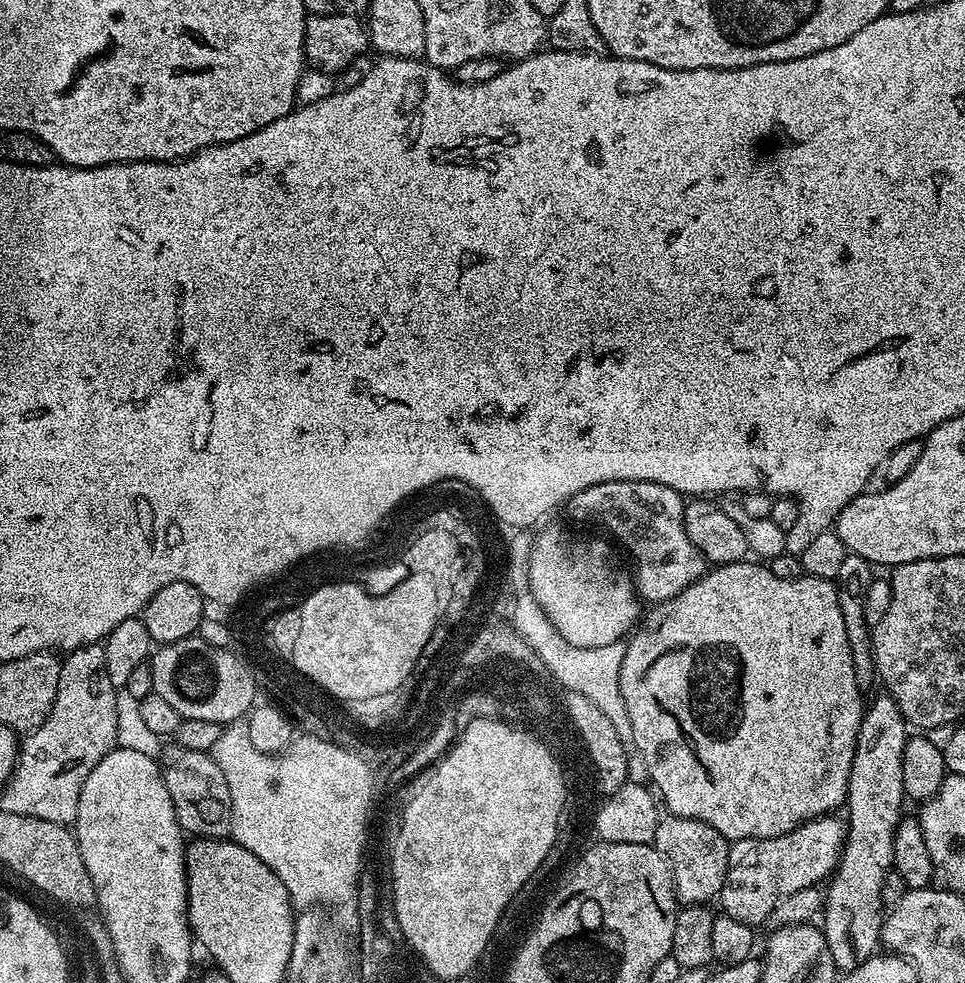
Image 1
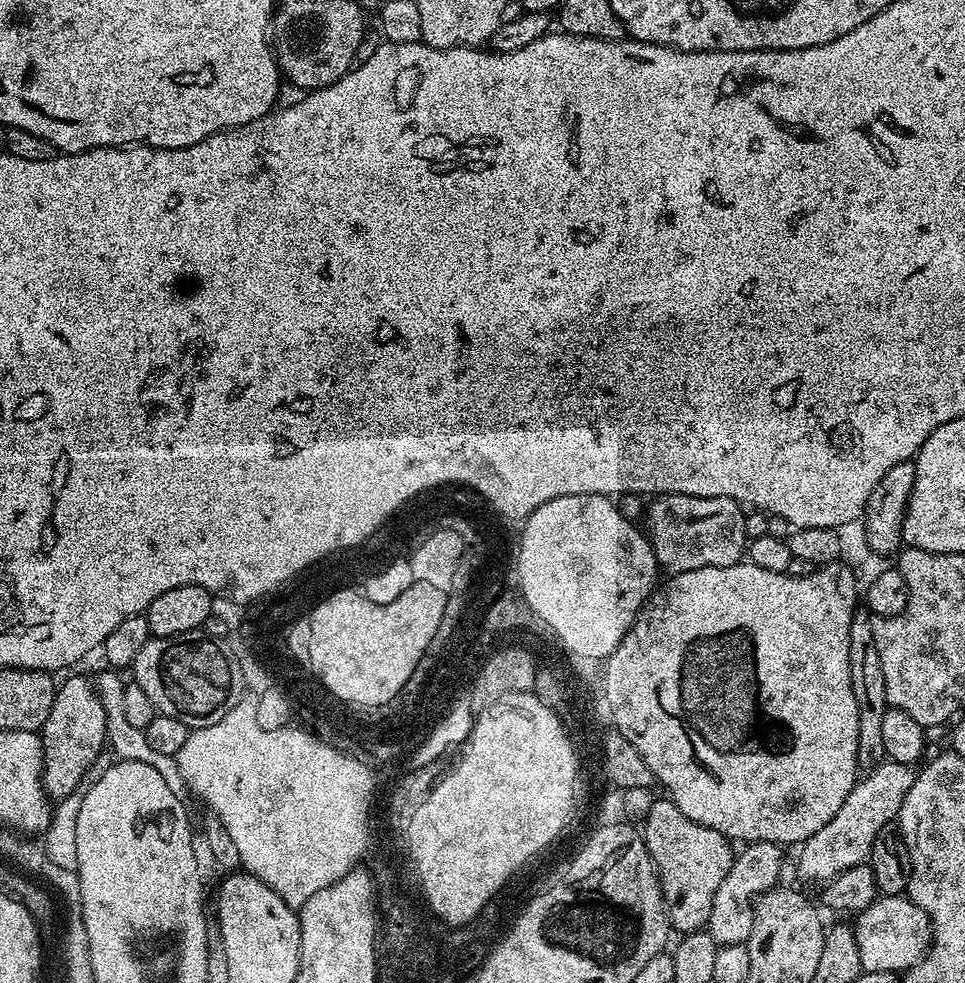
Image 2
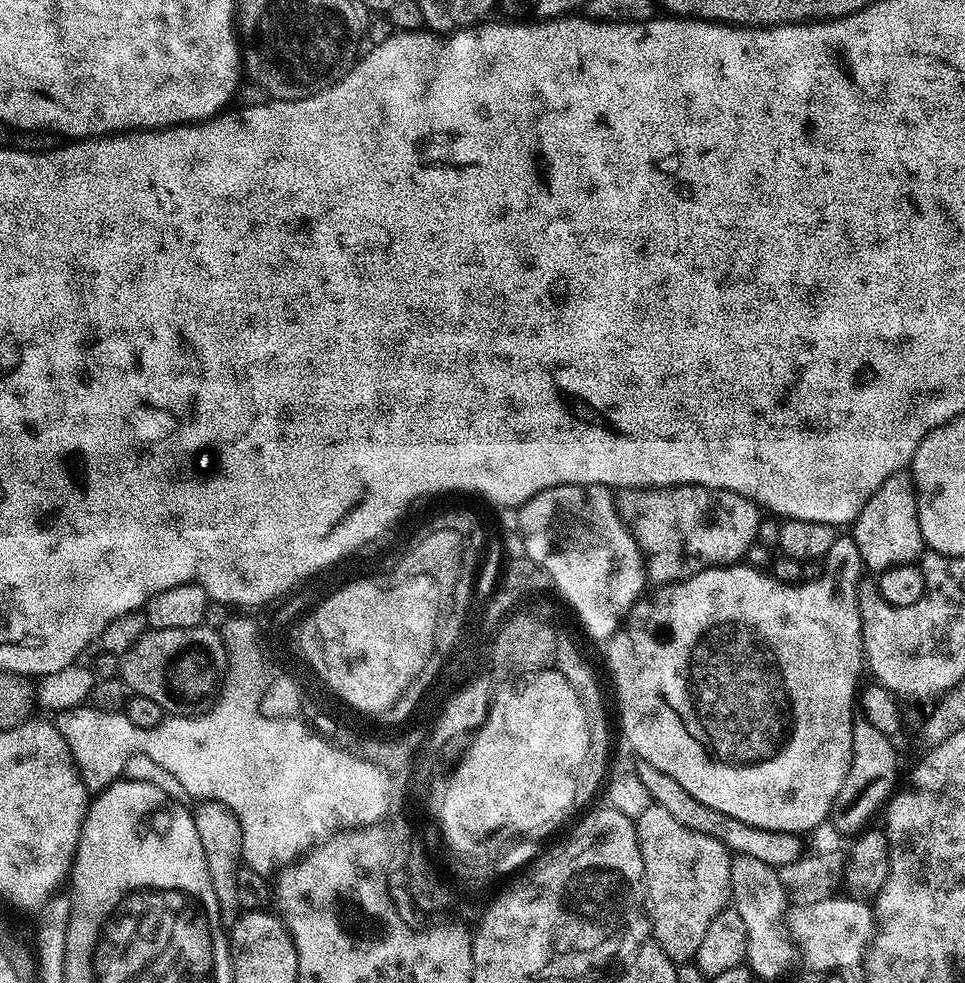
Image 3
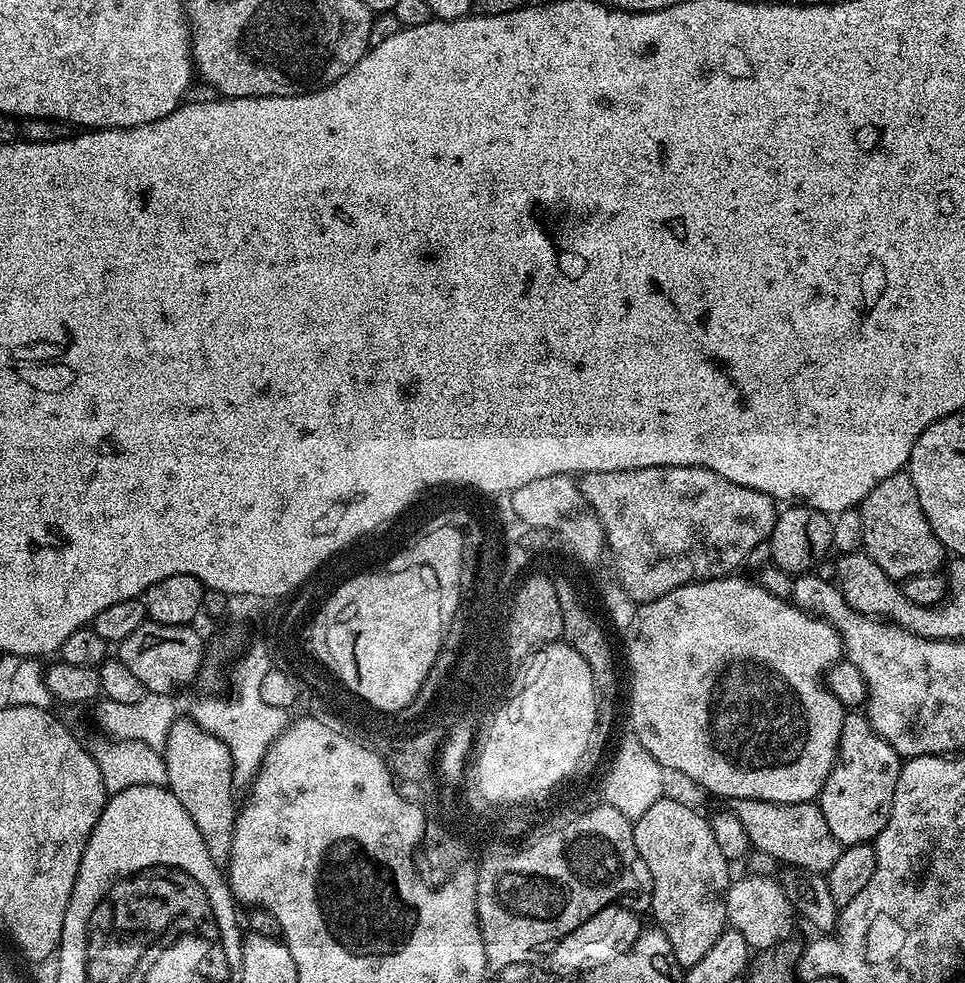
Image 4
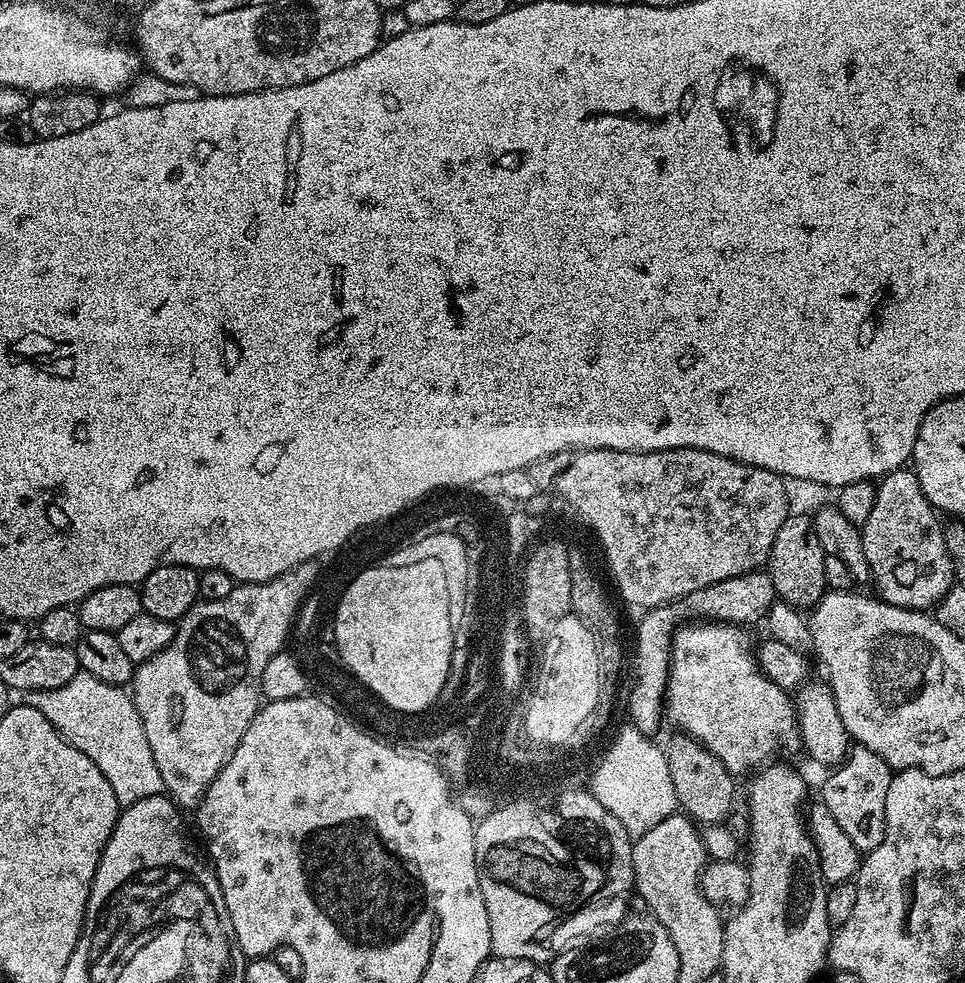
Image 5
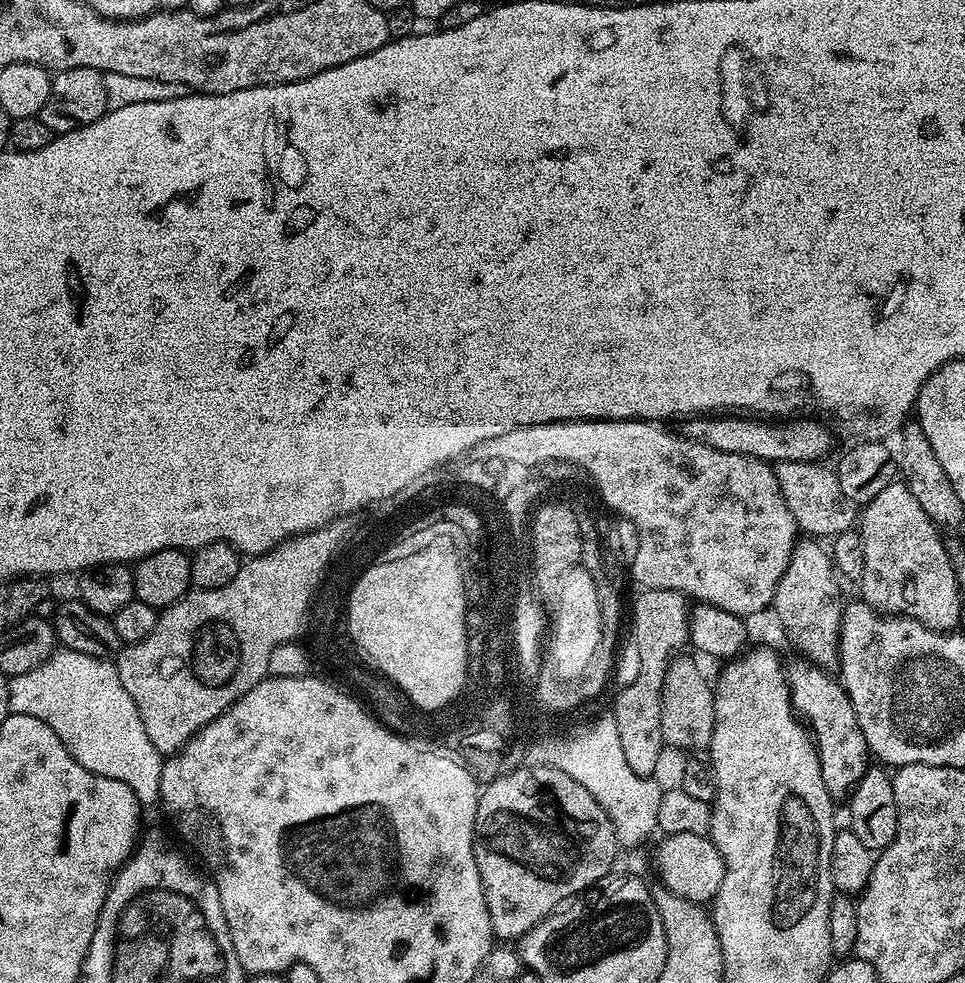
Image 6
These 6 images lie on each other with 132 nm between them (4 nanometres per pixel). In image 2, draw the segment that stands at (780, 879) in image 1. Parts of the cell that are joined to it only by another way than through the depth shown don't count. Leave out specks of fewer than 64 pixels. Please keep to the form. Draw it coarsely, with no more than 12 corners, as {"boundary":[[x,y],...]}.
{"boundary":[[780,844],[741,847],[706,930],[743,944],[754,901],[780,880]]}

